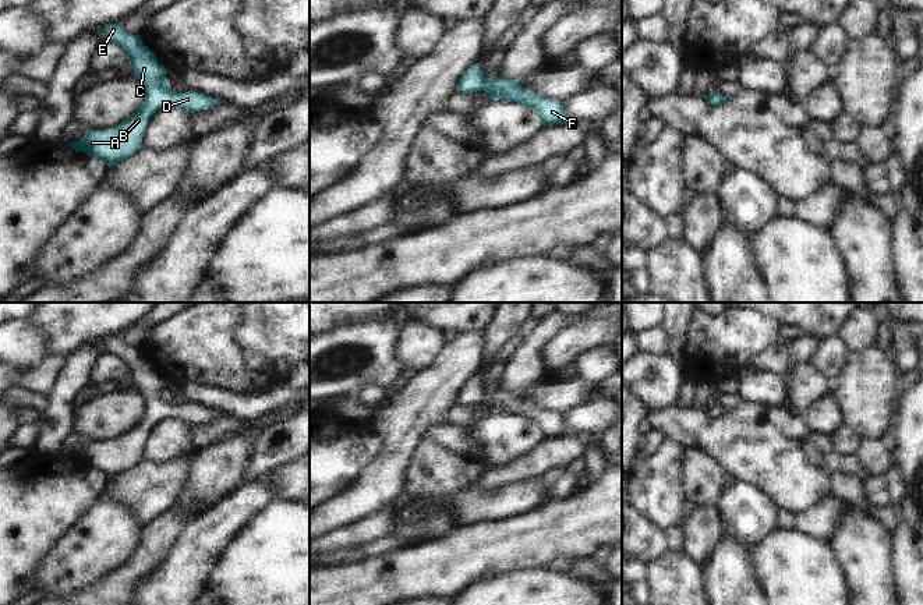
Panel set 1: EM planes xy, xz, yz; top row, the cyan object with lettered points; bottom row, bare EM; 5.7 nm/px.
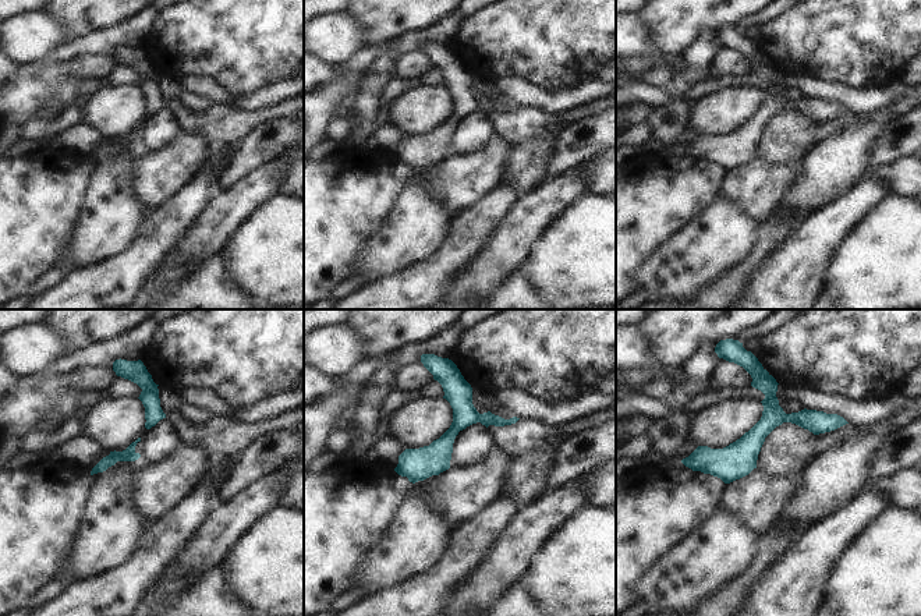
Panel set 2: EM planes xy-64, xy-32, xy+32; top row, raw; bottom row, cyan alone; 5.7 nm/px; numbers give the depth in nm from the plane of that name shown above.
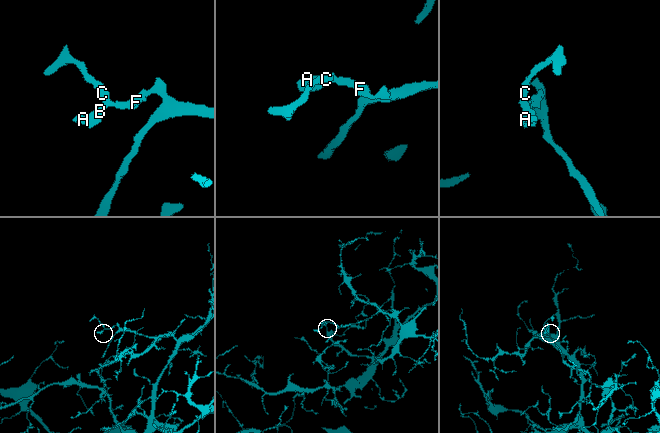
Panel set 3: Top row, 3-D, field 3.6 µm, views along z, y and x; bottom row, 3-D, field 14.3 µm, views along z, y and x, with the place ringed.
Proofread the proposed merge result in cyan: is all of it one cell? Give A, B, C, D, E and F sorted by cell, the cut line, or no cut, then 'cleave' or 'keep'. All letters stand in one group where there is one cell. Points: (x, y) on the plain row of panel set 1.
A B C D E F | no cut | keep

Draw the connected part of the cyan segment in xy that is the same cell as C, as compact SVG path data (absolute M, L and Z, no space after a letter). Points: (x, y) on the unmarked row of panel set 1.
M119 336L105 339L103 346L109 355L120 358L127 365L128 376L141 395L145 410L141 418L119 438L107 442L88 442L79 453L68 456L75 464L84 464L112 480L142 461L146 436L163 418L178 420L188 425L209 422L223 414L195 403L173 404L166 396L165 378L144 357L141 347L127 346Z

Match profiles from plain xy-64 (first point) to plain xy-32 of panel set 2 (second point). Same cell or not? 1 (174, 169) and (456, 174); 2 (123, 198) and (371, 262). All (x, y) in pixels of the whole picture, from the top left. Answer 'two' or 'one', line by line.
1: one
2: one

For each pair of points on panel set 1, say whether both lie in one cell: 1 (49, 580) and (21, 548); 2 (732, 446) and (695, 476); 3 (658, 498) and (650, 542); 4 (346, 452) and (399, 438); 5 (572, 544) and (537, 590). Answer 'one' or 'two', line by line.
1: two
2: two
3: two
4: two
5: two

